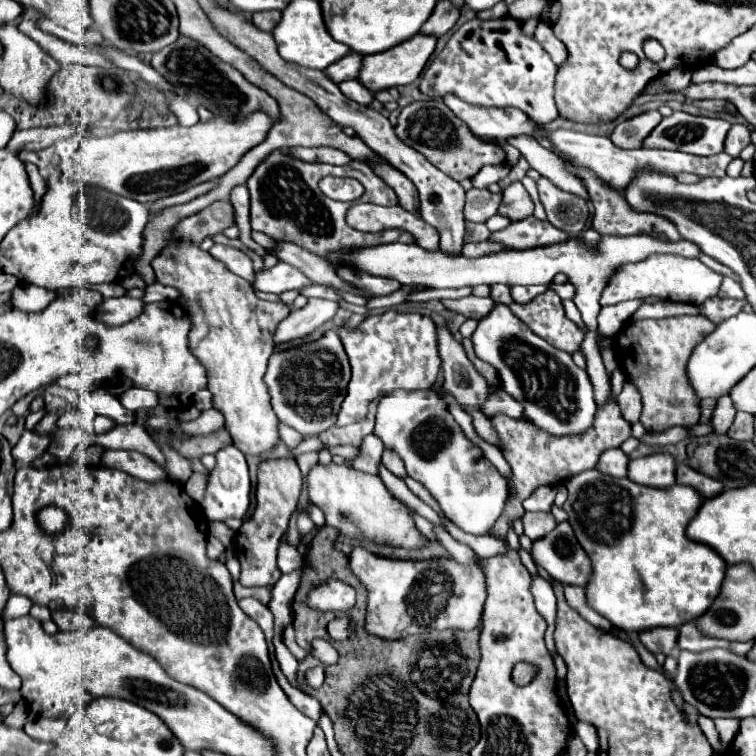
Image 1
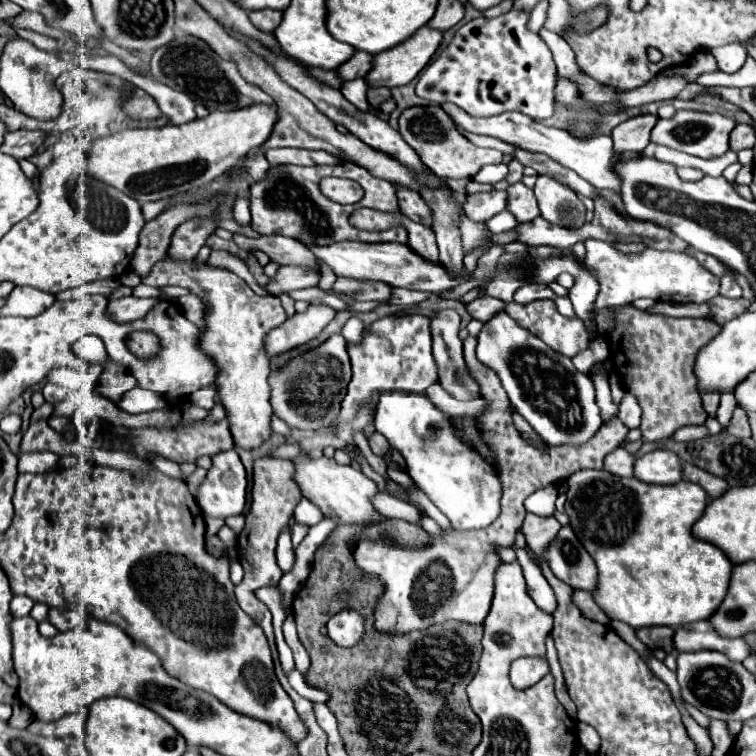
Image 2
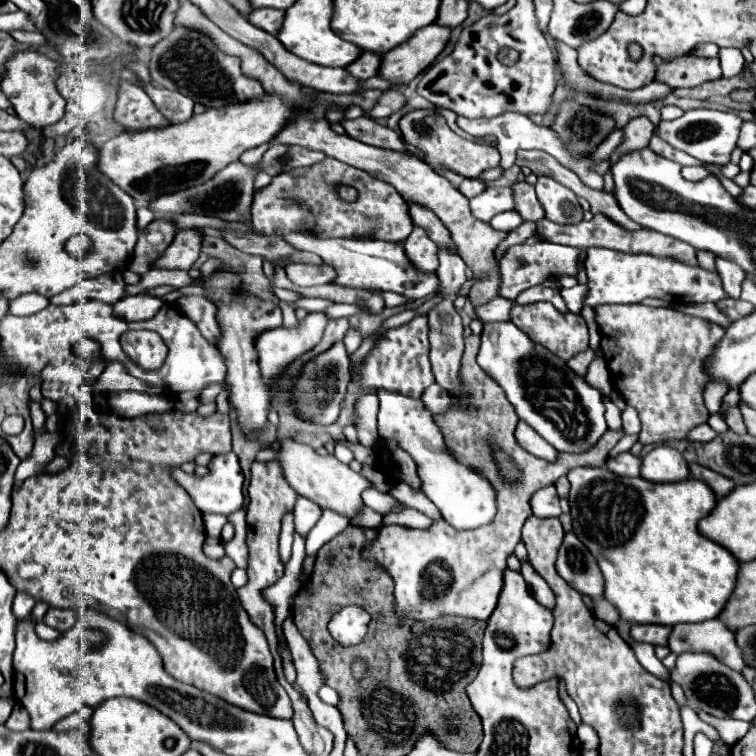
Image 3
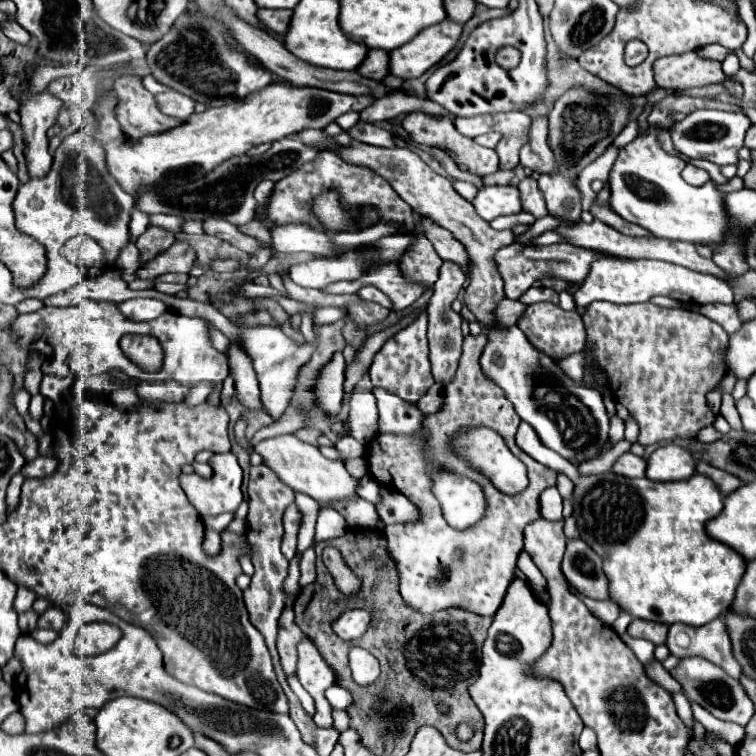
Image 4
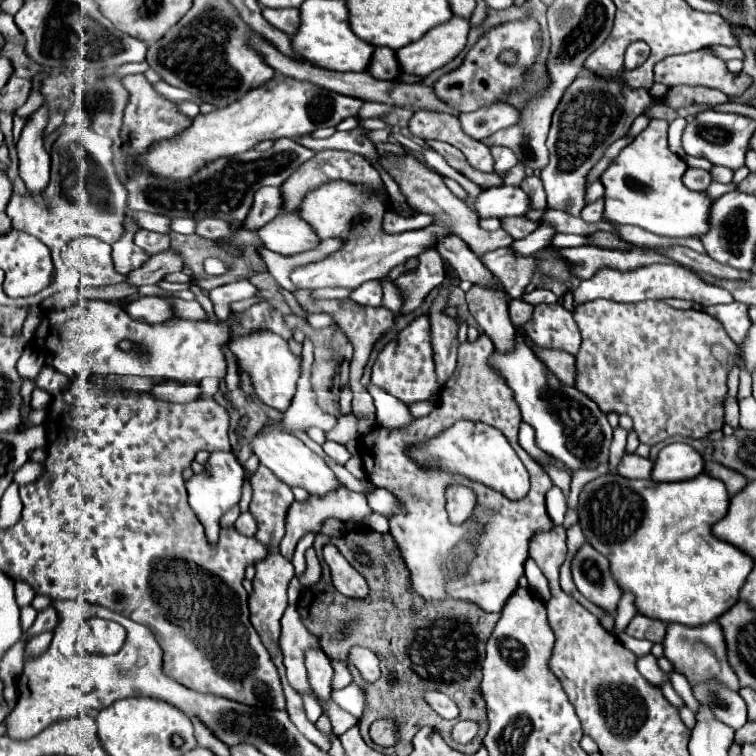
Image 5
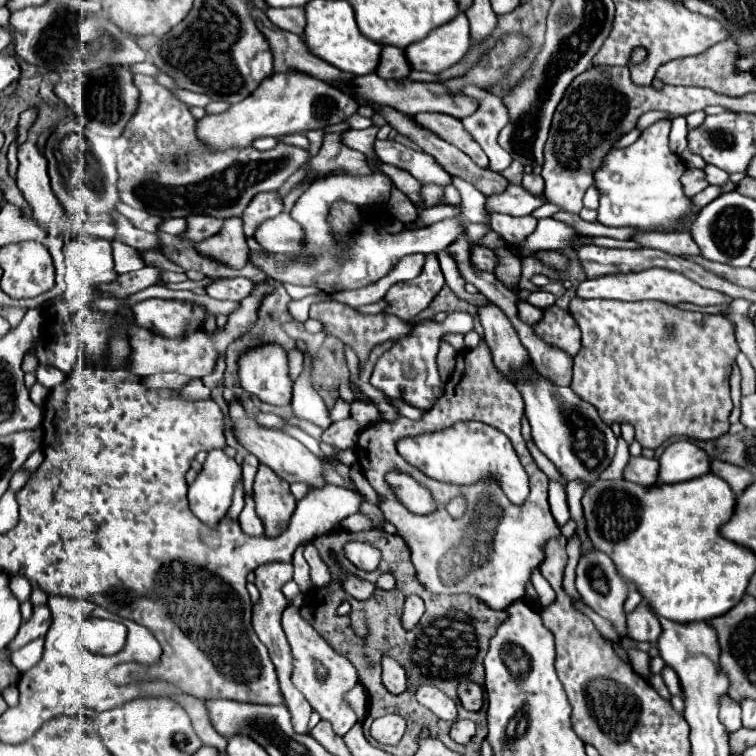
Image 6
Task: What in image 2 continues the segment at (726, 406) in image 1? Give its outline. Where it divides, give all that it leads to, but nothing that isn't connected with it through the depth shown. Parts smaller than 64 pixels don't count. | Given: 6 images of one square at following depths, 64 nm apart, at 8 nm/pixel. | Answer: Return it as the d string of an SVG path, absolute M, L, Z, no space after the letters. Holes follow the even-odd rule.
M724 392L724 394L722 394L722 400L720 400L718 414L716 414L716 418L718 418L718 422L720 422L722 426L728 424L728 420L730 420L730 416L732 416L732 412L734 412L736 406L738 406L738 402L736 402L736 398L734 398L734 392Z

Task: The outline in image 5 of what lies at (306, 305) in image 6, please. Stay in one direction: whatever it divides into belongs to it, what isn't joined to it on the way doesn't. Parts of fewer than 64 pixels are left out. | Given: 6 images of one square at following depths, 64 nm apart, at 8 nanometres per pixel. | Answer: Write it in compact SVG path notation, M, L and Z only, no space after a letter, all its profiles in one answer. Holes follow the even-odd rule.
M320 288L312 291L312 297L315 299L336 299L348 298L350 290L346 288Z

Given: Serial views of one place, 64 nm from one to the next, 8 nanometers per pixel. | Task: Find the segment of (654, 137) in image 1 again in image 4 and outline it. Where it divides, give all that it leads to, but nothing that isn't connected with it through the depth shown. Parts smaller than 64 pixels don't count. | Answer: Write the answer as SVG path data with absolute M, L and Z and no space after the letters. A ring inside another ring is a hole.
M696 110L684 120L674 122L670 128L672 142L678 152L690 158L704 158L718 166L738 164L738 150L744 146L744 136L752 122L742 112L722 112L722 110Z

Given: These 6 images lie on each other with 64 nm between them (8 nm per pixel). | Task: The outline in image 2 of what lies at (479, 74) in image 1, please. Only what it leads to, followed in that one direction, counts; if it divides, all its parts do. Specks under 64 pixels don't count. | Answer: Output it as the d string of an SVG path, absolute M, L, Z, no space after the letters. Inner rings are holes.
M512 8L504 16L498 16L498 18L482 16L464 24L456 32L450 46L420 72L416 94L438 106L452 102L474 118L496 116L496 114L502 114L504 110L516 110L534 120L550 118L554 114L554 86L558 82L556 64L552 60L552 52L546 46L546 42L536 32L528 30L526 26L528 20L530 20L528 12Z

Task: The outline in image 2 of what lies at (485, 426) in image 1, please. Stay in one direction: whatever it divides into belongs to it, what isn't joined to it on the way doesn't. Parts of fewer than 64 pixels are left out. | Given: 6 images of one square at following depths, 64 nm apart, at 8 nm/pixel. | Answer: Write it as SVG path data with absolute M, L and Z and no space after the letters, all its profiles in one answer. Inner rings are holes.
M446 308L446 310L438 310L432 318L430 318L430 330L432 330L432 356L436 360L438 366L438 382L440 386L452 394L454 398L460 400L468 400L468 398L478 398L478 388L476 382L468 376L468 368L464 364L464 356L462 356L462 340L458 338L460 332L460 316L456 310Z

